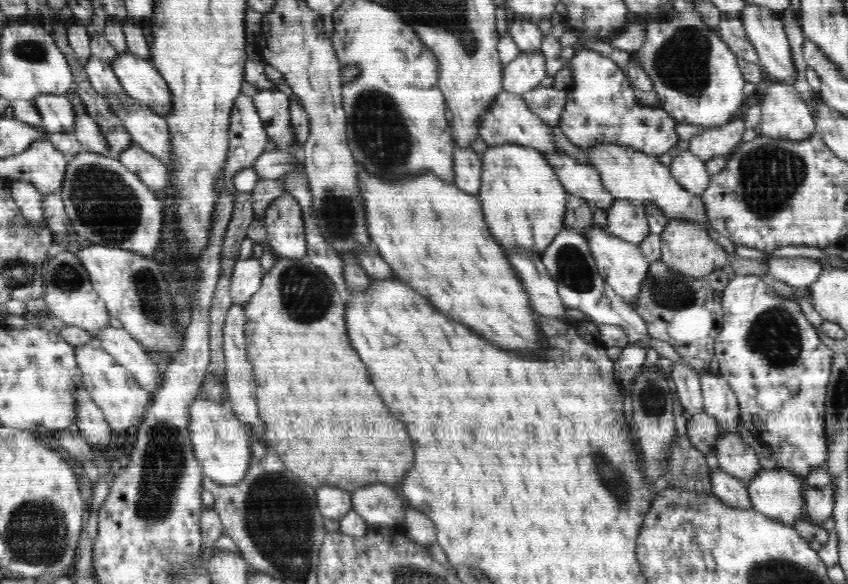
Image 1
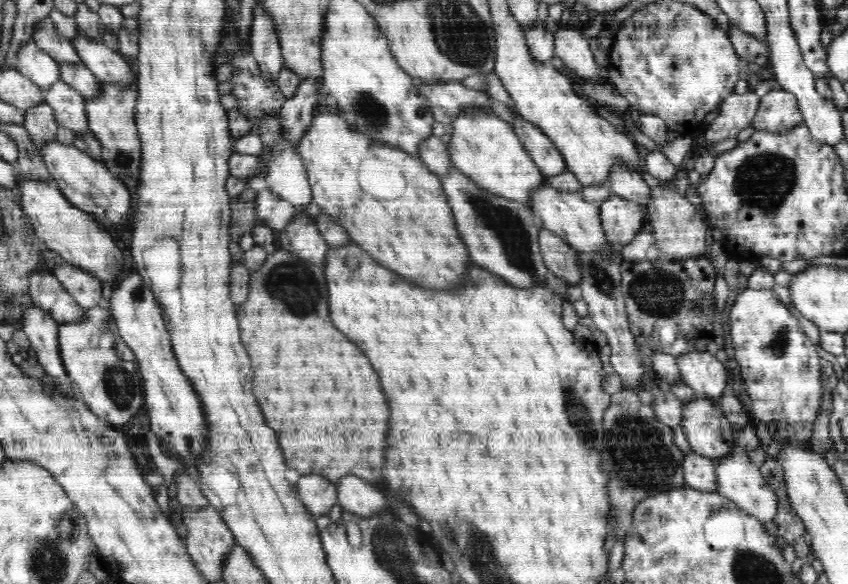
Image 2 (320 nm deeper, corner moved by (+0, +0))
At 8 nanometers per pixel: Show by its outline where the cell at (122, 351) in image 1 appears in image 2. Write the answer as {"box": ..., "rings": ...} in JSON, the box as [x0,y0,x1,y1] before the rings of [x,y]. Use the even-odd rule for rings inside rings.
{"box":[28,273,84,325],"rings":[[[32,273],[28,281],[28,292],[33,304],[48,311],[58,325],[82,320],[84,308],[52,273]]]}

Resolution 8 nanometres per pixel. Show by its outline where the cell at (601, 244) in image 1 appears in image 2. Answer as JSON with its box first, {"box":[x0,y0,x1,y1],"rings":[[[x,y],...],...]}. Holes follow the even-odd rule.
{"box":[528,183,612,254],"rings":[[[547,183],[542,186],[542,188],[538,188],[538,190],[532,192],[532,198],[530,198],[530,206],[528,208],[536,215],[537,222],[541,228],[560,236],[572,249],[578,250],[579,252],[588,252],[589,254],[598,254],[598,252],[612,254],[608,253],[608,250],[612,250],[612,243],[608,242],[606,235],[604,235],[604,229],[602,229],[602,222],[600,219],[600,208],[586,202],[581,192],[556,191]]]}

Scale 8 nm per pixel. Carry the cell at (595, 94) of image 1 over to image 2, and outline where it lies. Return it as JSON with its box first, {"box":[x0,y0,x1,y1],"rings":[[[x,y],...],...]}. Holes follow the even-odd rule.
{"box":[553,23,608,79],"rings":[[[560,23],[558,30],[553,33],[555,56],[561,58],[566,66],[584,79],[608,78],[607,69],[596,64],[588,37],[584,36],[581,31],[568,29],[565,25]]]}

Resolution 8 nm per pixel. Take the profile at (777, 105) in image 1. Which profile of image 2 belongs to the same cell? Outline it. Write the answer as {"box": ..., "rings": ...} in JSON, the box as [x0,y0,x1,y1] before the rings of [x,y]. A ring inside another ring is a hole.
{"box":[751,87,803,133],"rings":[[[776,87],[761,98],[751,126],[756,131],[779,133],[802,123],[803,116],[794,94]]]}

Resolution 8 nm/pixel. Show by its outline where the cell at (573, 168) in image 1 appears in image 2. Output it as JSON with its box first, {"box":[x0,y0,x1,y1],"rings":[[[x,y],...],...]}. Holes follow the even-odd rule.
{"box":[512,114,567,178],"rings":[[[516,114],[517,120],[512,123],[512,128],[519,136],[520,142],[533,158],[541,174],[550,178],[551,176],[563,173],[567,169],[563,154],[554,146],[554,143],[531,122],[525,121]]]}

